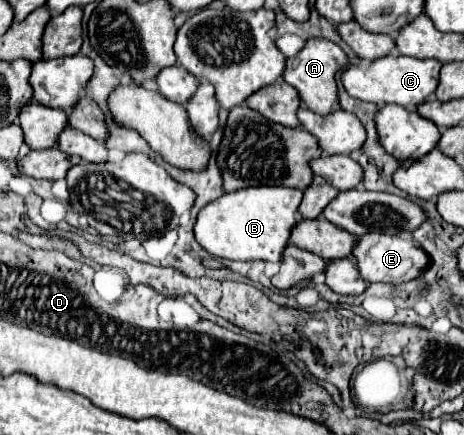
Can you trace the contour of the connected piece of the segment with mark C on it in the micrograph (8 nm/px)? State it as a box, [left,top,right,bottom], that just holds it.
[341,54,441,110]

